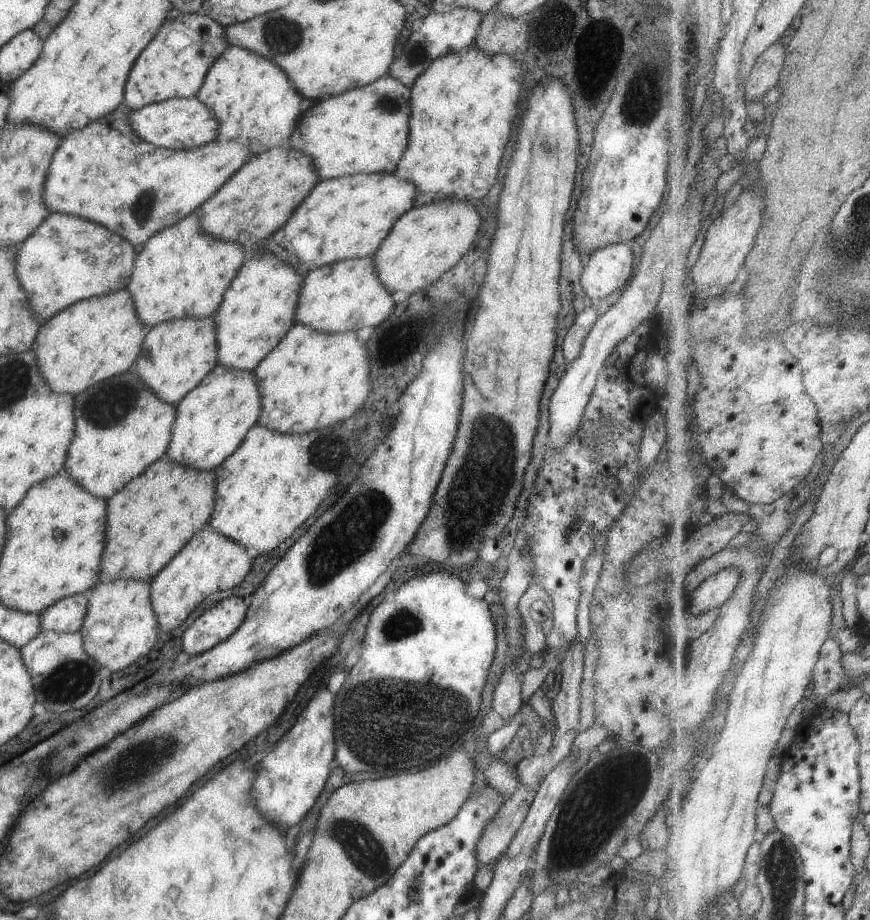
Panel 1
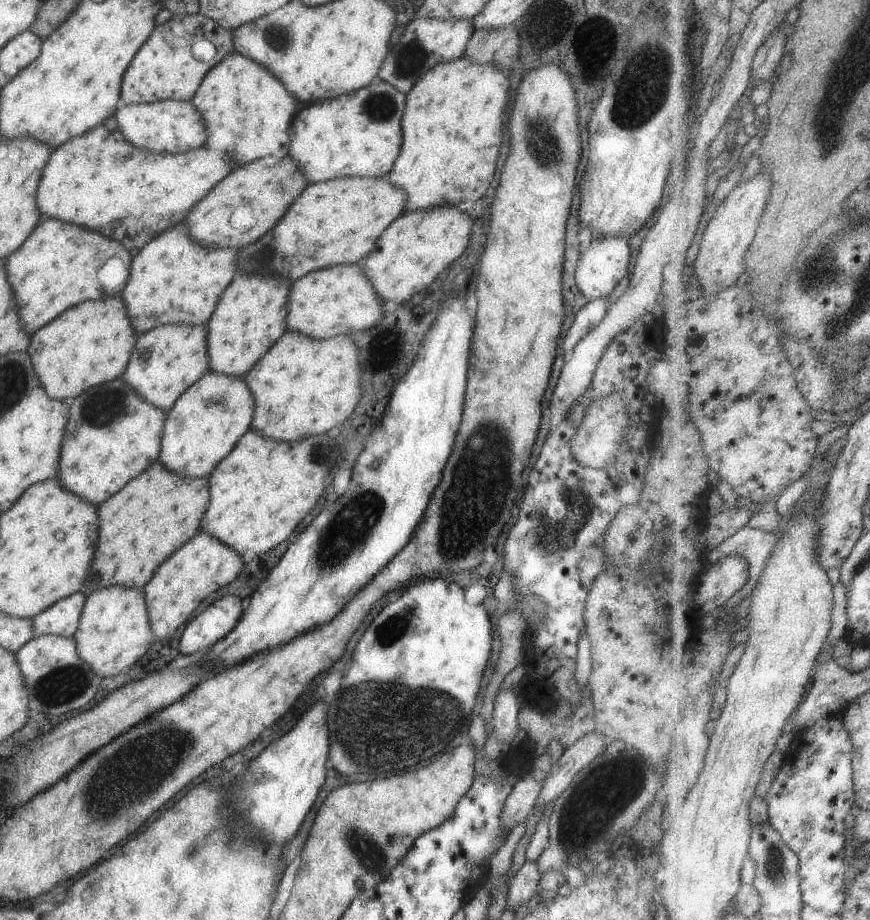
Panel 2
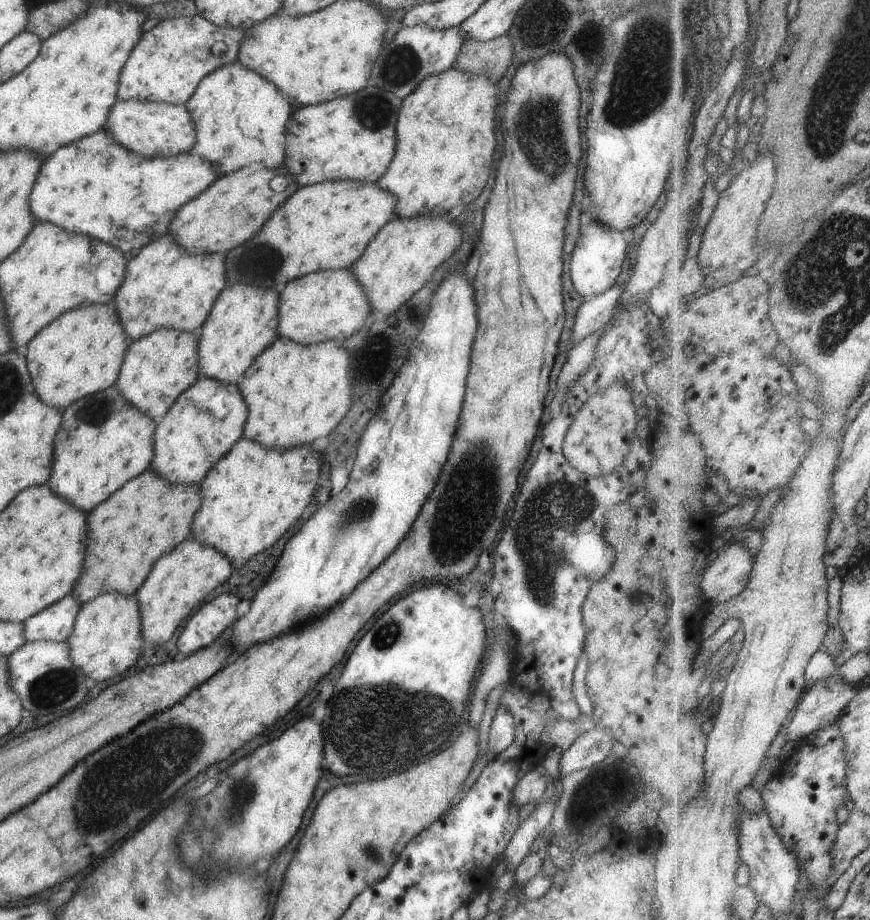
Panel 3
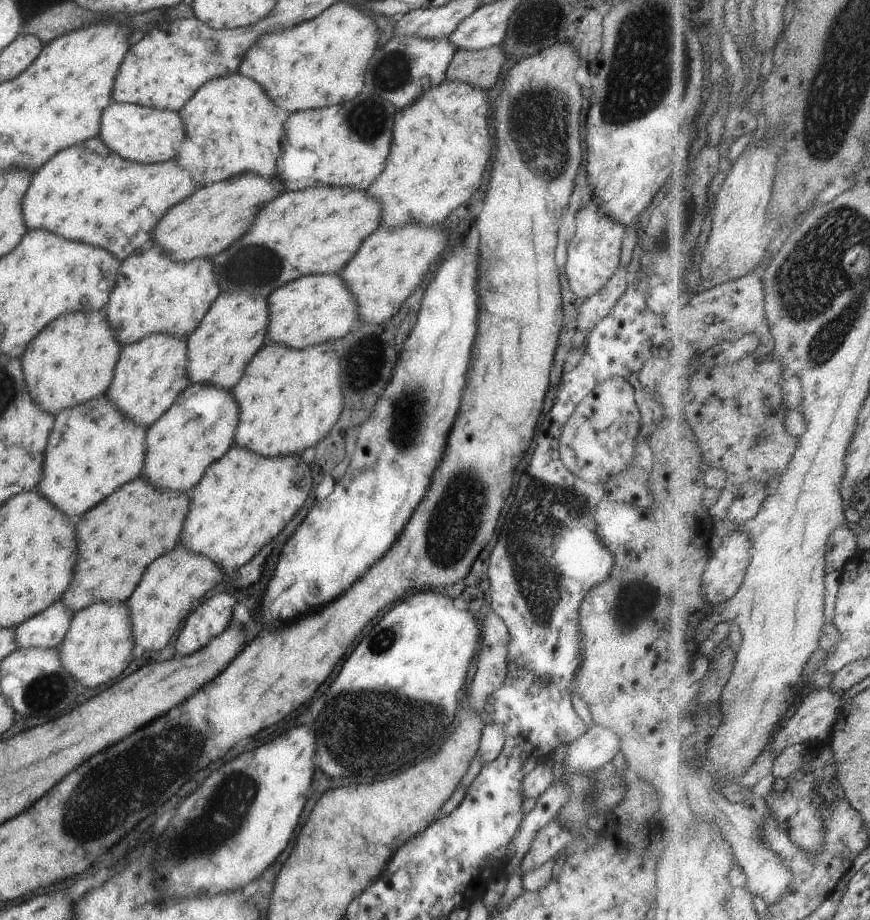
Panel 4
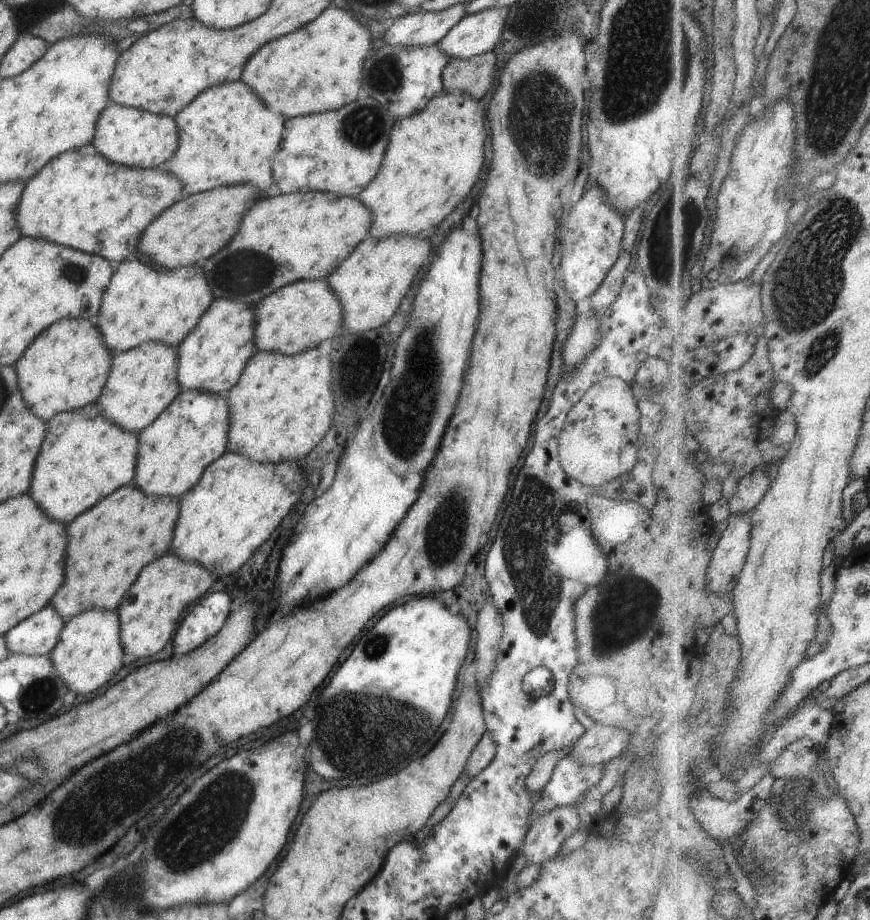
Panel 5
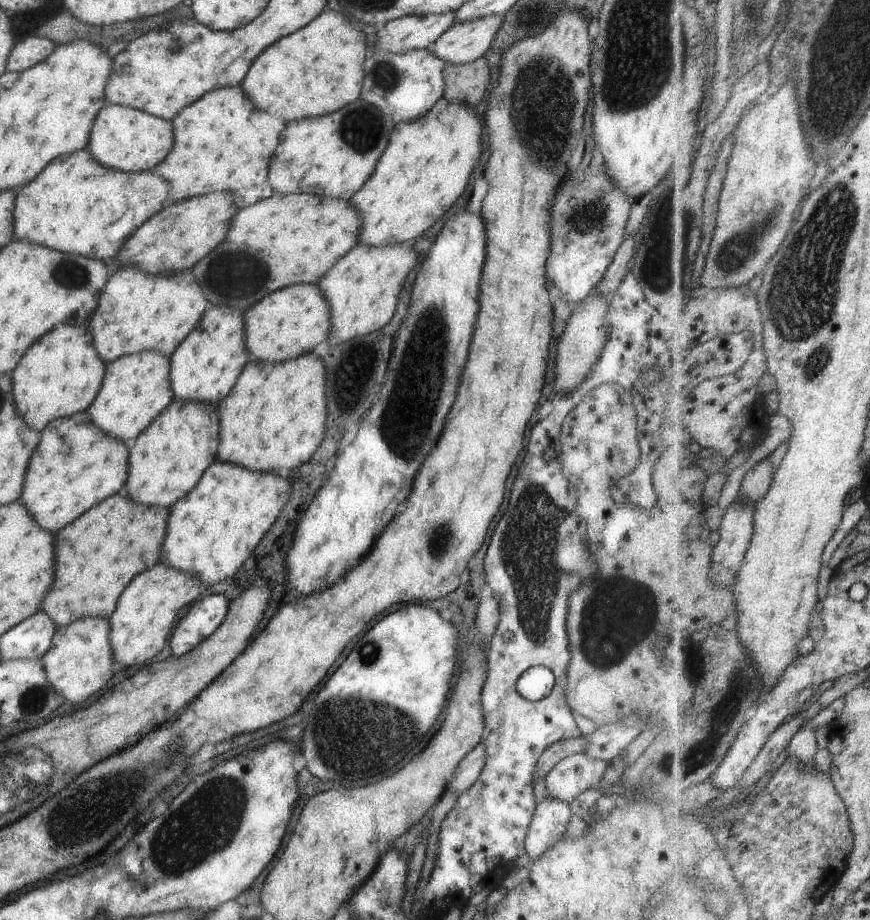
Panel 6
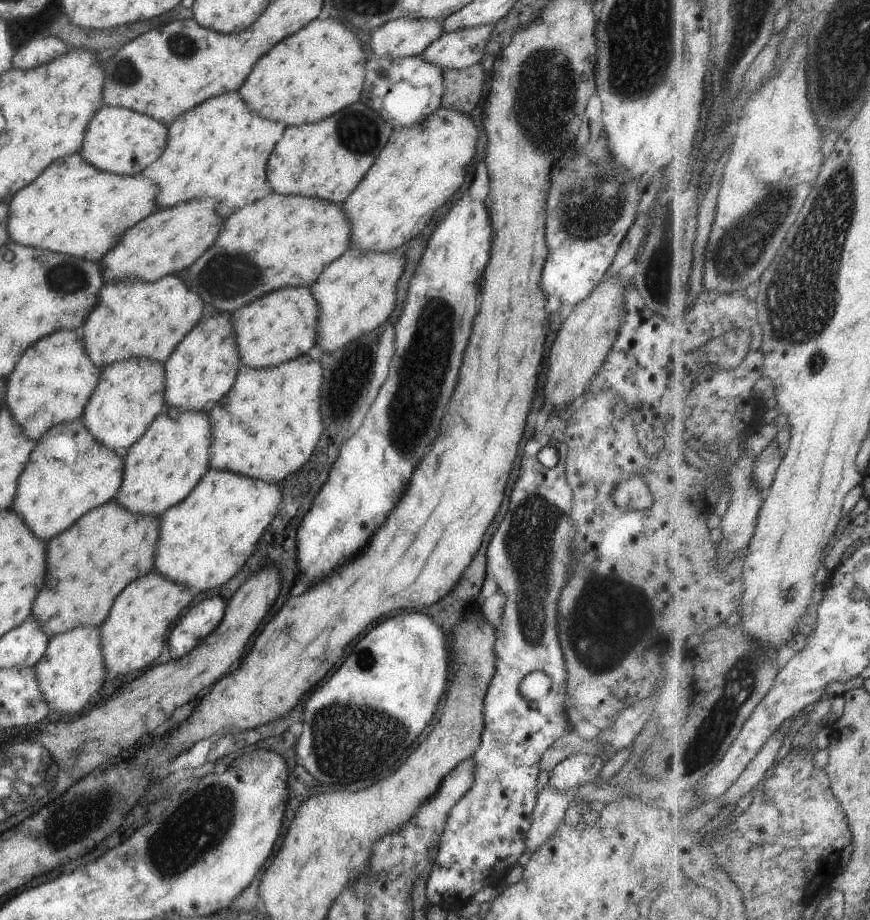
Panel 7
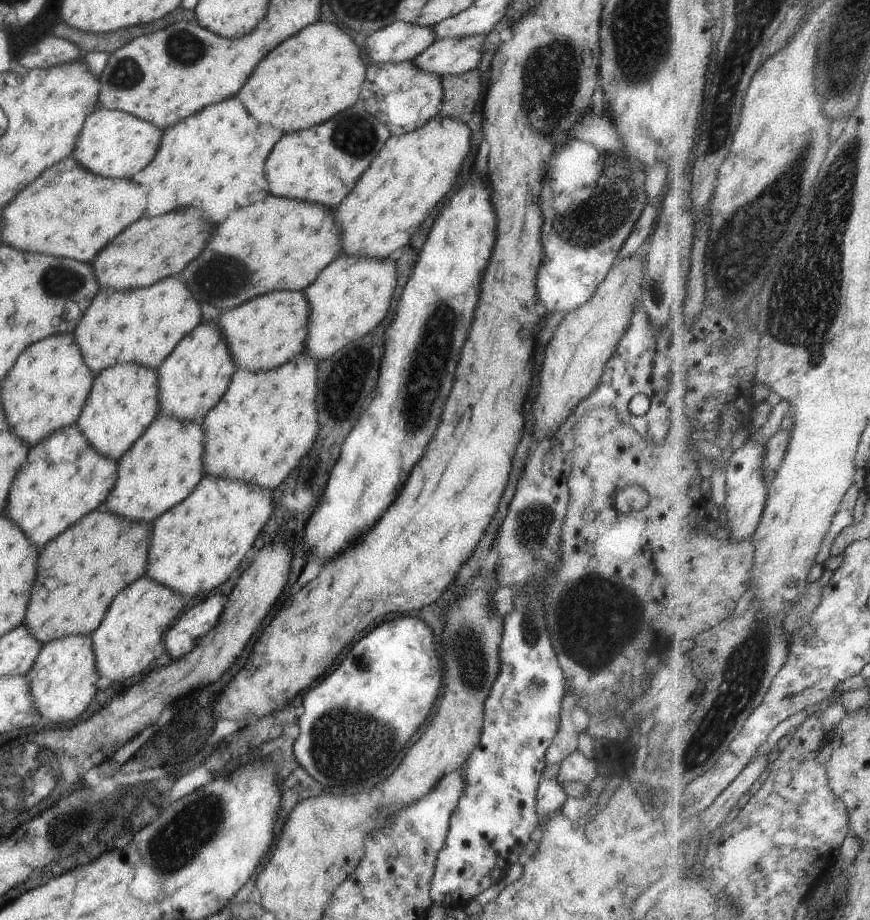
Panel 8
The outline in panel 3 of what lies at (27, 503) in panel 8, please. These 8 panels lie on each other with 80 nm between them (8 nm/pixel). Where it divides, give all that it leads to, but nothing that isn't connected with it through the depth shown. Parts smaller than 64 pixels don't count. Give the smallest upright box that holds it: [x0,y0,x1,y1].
[48,386,155,512]

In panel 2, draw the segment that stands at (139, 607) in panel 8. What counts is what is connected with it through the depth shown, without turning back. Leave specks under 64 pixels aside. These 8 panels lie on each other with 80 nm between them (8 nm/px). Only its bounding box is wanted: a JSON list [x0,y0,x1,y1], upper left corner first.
[142,532,245,638]

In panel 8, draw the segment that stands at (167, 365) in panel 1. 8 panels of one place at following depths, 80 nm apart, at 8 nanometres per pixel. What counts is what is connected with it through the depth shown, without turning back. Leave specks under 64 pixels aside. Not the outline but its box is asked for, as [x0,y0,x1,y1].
[76,364,158,461]

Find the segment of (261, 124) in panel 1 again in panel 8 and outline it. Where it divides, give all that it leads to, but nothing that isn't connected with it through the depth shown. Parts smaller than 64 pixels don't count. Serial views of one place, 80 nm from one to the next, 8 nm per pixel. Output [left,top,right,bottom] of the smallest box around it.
[130,96,279,224]

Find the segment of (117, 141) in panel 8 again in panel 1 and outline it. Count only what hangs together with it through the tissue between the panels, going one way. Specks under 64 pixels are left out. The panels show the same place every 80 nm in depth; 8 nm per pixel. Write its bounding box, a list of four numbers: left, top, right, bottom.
[128,96,218,151]

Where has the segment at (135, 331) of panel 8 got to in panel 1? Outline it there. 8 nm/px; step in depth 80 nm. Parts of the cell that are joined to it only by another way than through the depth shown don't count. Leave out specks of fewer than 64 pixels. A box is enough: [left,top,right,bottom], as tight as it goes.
[125,211,248,328]

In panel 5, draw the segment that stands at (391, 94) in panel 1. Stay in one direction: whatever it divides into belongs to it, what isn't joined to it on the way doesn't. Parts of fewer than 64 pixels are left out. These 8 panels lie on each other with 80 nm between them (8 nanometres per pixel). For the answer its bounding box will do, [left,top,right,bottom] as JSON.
[273,95,394,196]

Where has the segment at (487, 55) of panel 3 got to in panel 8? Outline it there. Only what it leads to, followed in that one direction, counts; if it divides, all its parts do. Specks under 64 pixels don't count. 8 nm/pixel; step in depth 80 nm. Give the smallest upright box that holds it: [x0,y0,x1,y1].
[439,67,479,122]

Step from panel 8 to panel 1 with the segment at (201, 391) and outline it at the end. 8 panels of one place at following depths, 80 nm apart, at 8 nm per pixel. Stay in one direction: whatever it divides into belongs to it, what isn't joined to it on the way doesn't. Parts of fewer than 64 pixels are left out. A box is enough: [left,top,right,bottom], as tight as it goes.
[210,251,303,372]

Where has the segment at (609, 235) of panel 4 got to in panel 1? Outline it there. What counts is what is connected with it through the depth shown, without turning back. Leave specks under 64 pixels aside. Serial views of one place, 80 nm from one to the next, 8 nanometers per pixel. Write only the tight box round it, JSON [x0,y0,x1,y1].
[580,243,635,302]

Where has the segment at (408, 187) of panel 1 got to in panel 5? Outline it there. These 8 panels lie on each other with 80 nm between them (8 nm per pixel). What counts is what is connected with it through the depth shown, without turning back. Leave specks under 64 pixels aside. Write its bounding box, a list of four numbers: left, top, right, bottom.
[198,192,372,304]

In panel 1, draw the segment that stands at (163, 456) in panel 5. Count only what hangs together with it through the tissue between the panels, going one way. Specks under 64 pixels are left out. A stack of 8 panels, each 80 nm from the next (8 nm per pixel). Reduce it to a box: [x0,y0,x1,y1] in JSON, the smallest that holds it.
[167,365,260,470]

